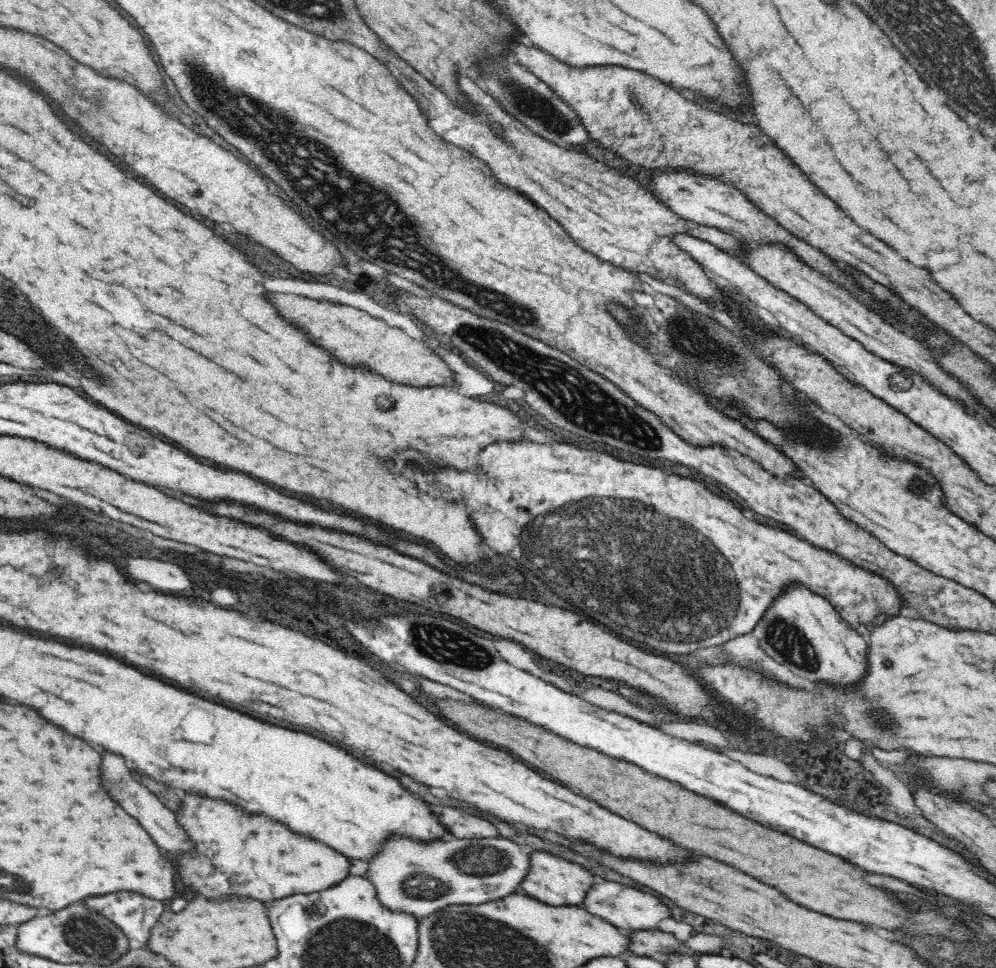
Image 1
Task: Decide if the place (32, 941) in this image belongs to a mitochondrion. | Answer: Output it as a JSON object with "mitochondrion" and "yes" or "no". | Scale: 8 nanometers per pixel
{"mitochondrion":"no"}

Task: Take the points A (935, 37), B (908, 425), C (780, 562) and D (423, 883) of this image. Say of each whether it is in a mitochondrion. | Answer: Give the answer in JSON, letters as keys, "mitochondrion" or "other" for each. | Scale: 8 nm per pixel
{"A":"mitochondrion","B":"other","C":"other","D":"mitochondrion"}

